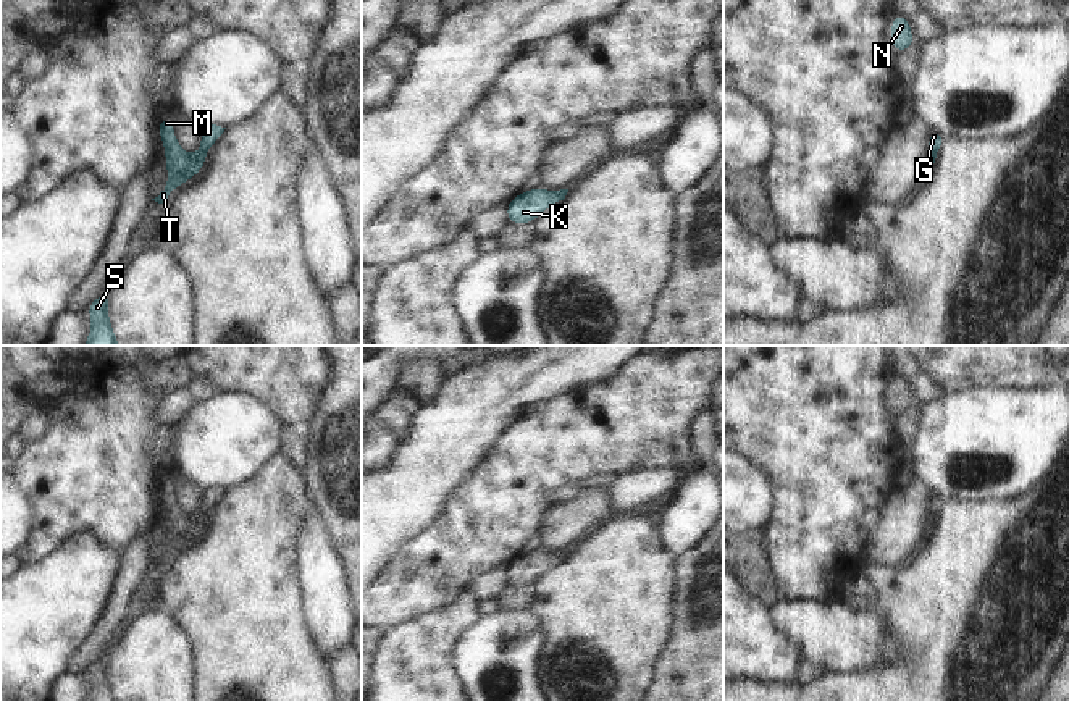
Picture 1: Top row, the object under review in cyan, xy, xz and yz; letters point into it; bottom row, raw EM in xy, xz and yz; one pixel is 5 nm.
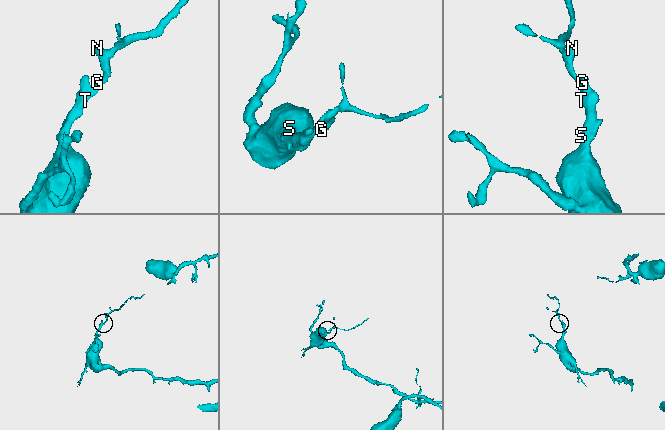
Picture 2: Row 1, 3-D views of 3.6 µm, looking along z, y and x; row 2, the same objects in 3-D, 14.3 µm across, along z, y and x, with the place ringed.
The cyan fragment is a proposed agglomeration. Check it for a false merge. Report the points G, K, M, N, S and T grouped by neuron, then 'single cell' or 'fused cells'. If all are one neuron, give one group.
G K M N S T; single cell

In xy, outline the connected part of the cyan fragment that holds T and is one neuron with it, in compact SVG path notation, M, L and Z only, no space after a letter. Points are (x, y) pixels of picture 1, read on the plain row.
M170 478L163 483L158 481L158 494L165 509L166 520L166 533L170 536L163 552L158 559L152 560L158 565L165 565L168 557L182 544L194 539L207 523L208 510L218 502L218 499L224 494L226 489L212 486L203 489L200 497L200 512L195 515L186 515L176 502L174 486Z

